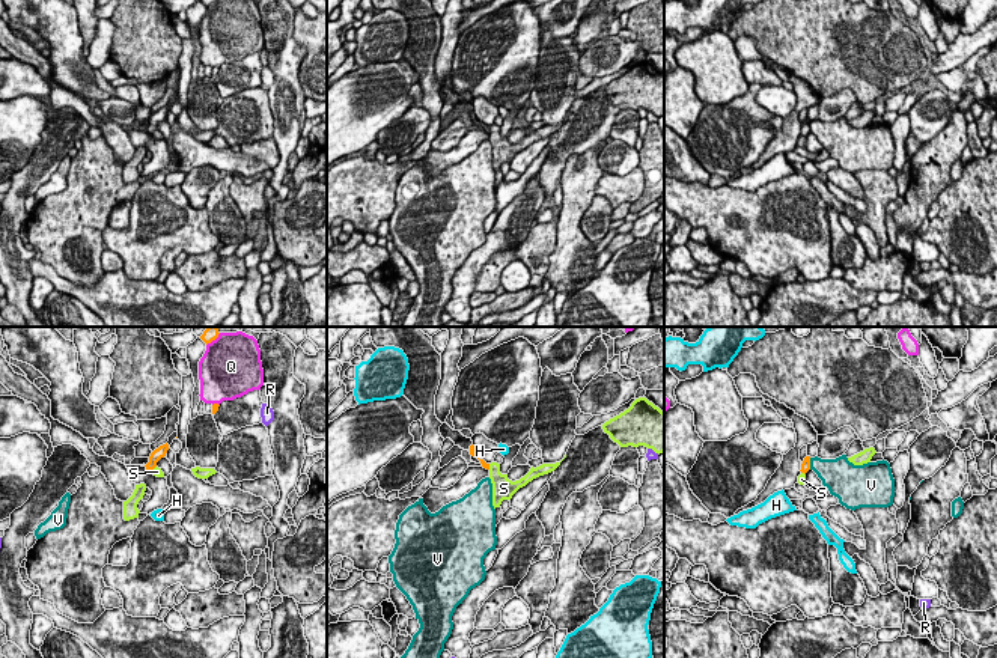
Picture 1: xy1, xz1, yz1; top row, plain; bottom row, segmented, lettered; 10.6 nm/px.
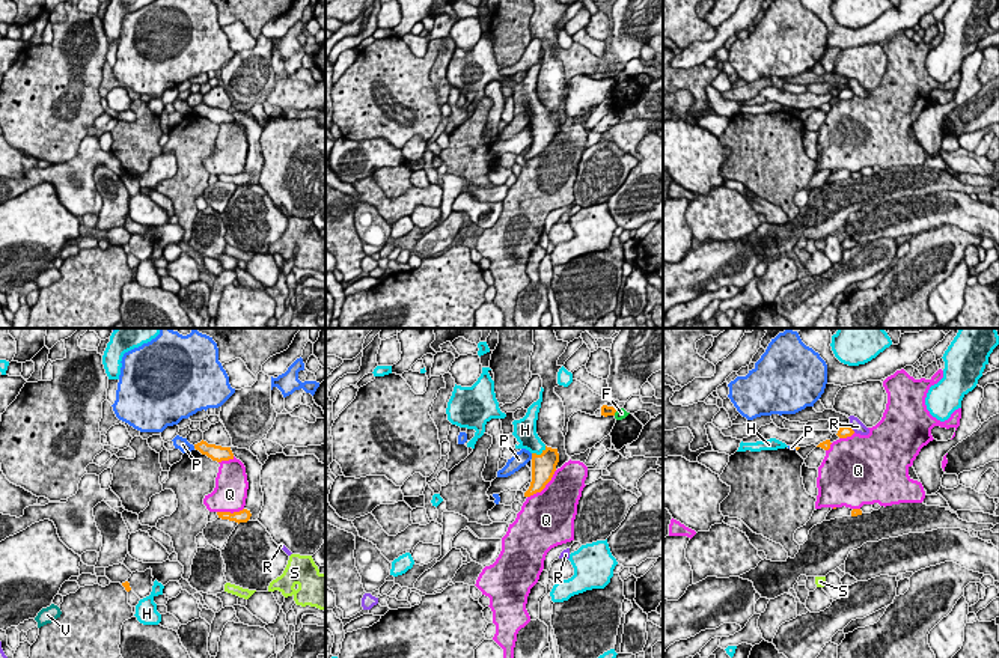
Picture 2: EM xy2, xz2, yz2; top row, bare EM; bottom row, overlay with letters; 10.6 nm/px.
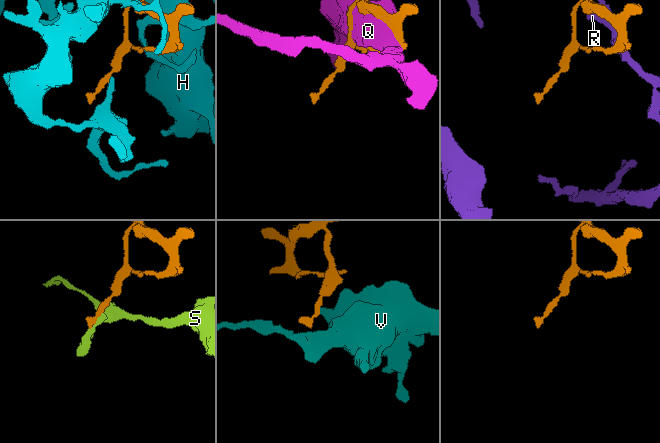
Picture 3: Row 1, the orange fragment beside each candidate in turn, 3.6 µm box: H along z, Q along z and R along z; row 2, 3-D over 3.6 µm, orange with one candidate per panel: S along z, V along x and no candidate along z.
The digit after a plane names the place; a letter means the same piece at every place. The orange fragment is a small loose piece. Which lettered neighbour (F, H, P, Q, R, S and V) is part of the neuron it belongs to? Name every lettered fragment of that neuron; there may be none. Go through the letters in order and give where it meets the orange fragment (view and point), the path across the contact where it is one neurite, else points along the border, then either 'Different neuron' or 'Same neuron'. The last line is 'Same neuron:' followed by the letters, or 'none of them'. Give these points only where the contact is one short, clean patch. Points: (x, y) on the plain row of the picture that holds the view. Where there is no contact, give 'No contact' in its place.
F: Touches orange at xz2 (615, 74). Boundary: xz2 (618, 73), (614, 77). Different neuron
H: Touches orange at xz2 (541, 116). Path across: xz2 (543, 128), (541, 116), (526, 98). Same neuron
P: Touches orange at xz2 (532, 119). Boundary: xz2 (531, 116), (532, 121). Different neuron
Q: Touches orange at xz2 (544, 149). Different neuron
R: Touches orange at yz2 (850, 91). Boundary: yz2 (850, 88), (855, 94). Different neuron
S: Touches orange at xz1 (488, 130). Boundary: xz1 (488, 127), (490, 131). Different neuron
V: Touches orange at yz1 (809, 127). Boundary: yz1 (809, 121), (811, 131). Different neuron
Same neuron: H

